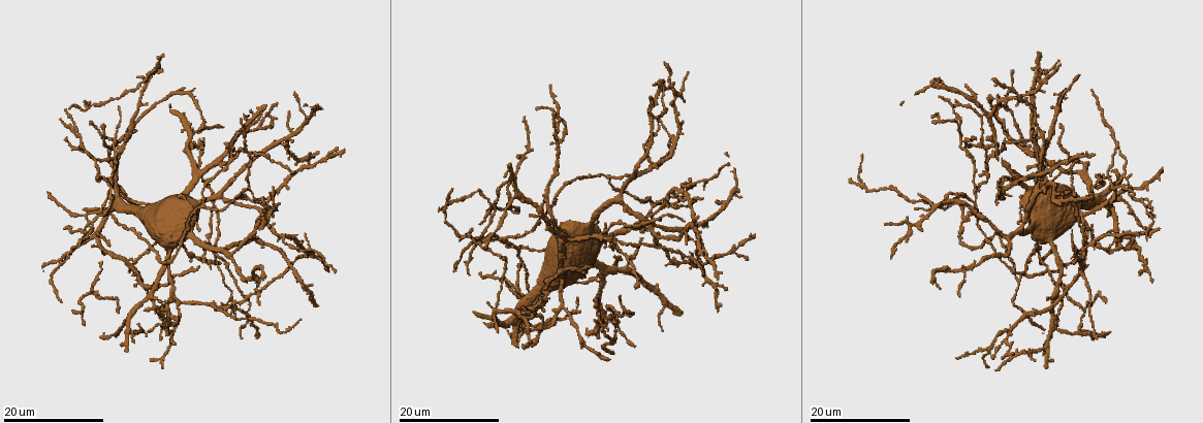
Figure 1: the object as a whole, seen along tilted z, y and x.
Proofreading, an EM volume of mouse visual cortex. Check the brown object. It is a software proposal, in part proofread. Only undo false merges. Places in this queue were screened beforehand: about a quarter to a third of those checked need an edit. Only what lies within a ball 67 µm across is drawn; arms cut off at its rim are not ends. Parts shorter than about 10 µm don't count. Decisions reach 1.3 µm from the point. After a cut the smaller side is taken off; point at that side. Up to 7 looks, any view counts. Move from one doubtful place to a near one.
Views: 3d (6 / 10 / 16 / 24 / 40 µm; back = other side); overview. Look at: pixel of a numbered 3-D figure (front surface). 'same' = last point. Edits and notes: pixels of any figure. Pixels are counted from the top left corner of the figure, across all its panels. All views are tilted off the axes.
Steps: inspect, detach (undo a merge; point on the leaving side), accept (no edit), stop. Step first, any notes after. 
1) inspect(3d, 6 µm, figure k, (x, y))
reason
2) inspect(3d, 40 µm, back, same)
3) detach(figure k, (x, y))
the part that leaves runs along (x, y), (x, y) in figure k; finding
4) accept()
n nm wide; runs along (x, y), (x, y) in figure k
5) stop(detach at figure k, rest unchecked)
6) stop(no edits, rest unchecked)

inspect(3d, 16 µm, figure 1, (212, 307))
four arms meet

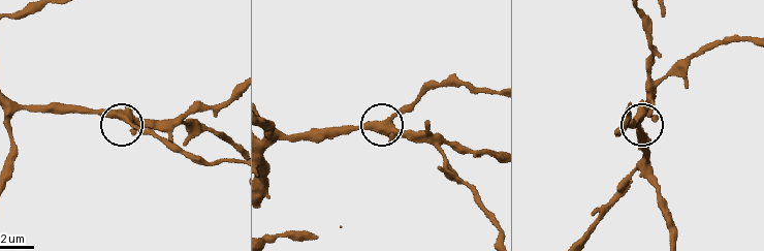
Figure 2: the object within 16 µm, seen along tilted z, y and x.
inspect(3d, 6 µm, figure 2, (390, 122))

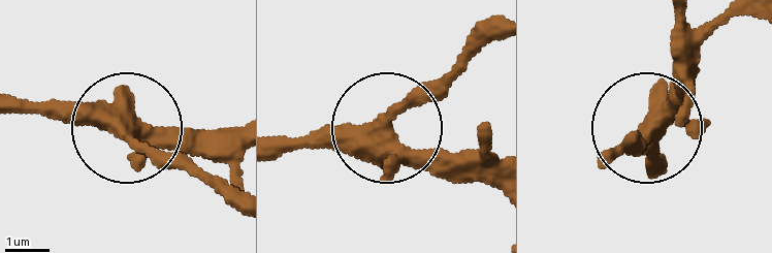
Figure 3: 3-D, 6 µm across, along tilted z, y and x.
accept()
runs along (23, 99), (89, 101), (205, 186) in figure 3; one cell here

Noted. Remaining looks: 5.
inspect(3d, 24 µm, figure 1, (172, 318))
four arms meet

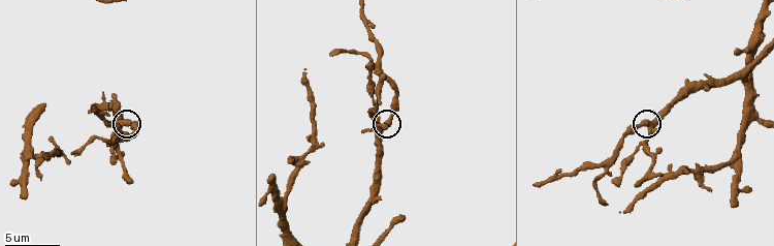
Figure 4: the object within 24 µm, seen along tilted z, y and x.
inspect(3d, 10 µm, figure 4, (646, 123))

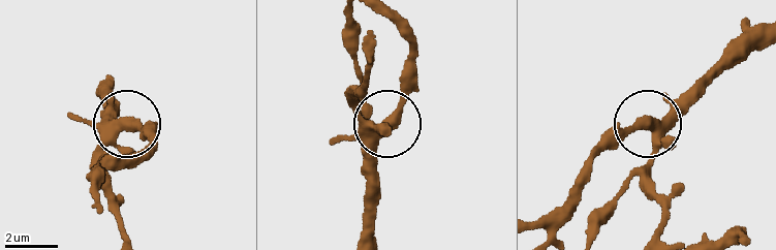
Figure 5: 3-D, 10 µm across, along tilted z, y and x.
accept()
4 arms; runs along (754, 50), (652, 123), (647, 198) in figure 5; one cell here

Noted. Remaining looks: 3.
inspect(3d, 16 µm, figure 1, (1046, 267))
looks like a crossing

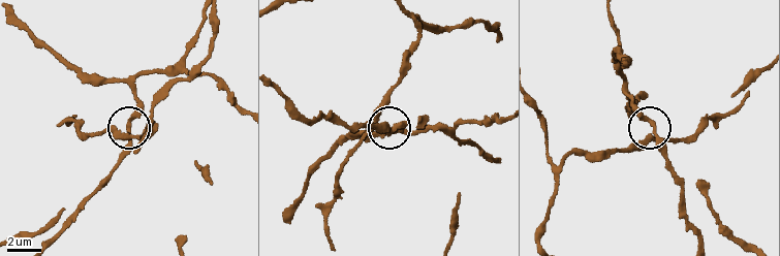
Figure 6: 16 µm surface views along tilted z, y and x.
inspect(3d, 10 µm, figure 6, (128, 123))
closer look

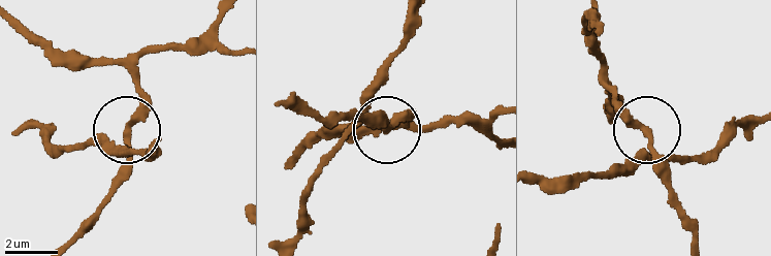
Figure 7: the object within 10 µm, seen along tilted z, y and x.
inspect(3d, 10 µm, back, figure 7, (128, 133))

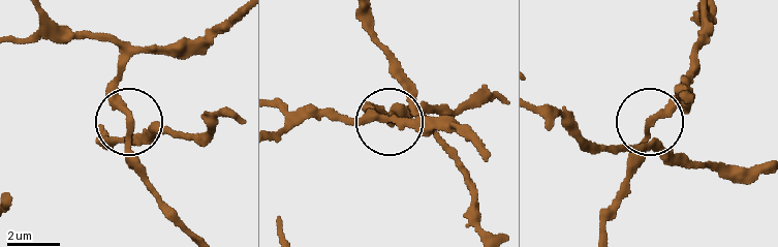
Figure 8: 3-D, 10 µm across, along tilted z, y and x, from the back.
accept()
side arm 25 µm; runs along (22, 39), (114, 43), (120, 55), (119, 105), (146, 189) in figure 8; continuous, no second cell

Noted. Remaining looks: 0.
stop(no edits, rest unchecked)

